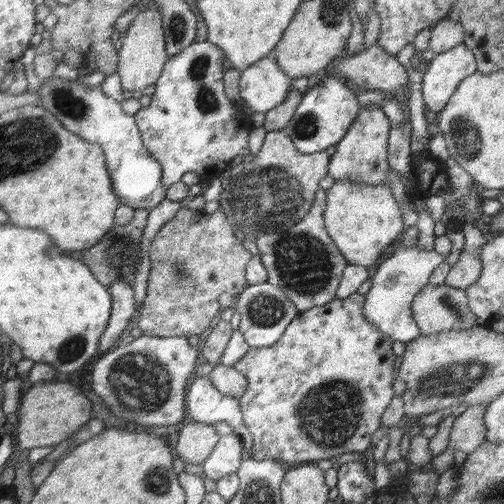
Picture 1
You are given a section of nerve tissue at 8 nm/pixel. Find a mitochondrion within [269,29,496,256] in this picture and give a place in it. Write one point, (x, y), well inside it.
(463, 132)

